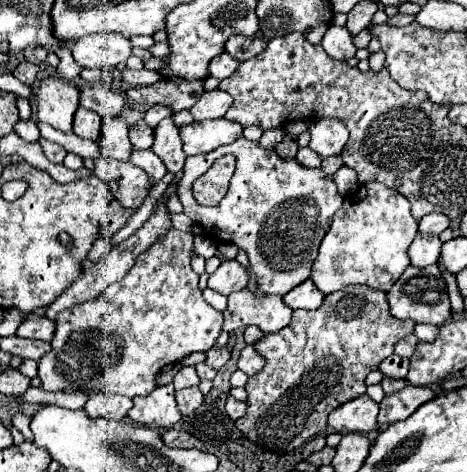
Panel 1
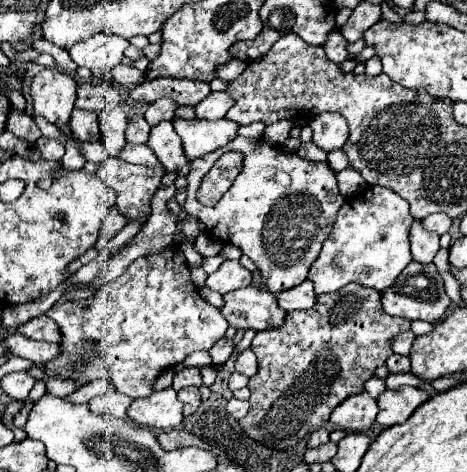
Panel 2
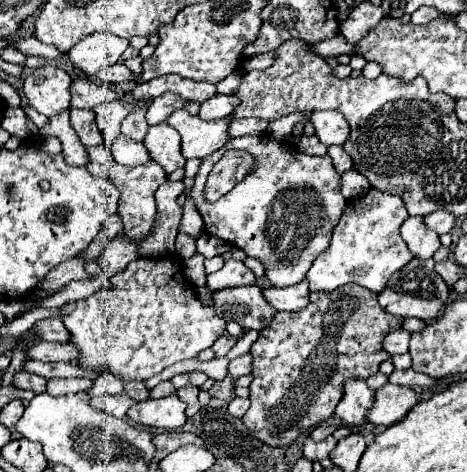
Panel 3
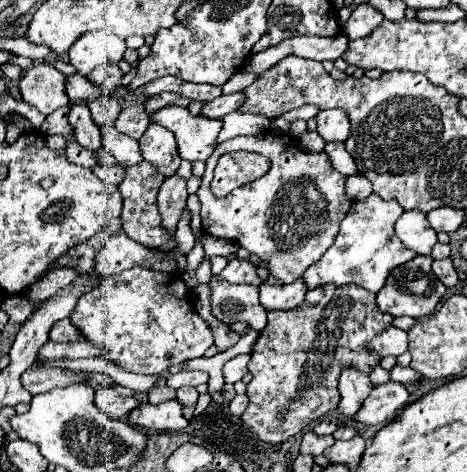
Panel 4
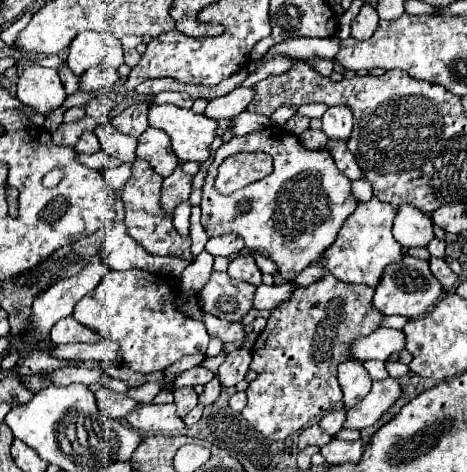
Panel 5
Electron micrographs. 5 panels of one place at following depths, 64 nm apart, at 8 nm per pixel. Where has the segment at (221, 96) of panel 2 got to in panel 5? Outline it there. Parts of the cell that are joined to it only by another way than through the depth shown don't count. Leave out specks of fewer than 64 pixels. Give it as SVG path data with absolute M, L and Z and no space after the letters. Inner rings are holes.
M240 86L236 90L232 90L226 96L220 96L216 100L210 100L208 108L206 108L206 116L214 118L214 120L222 120L222 118L232 118L240 112L244 112L248 108L248 104L254 98L254 88L246 88Z

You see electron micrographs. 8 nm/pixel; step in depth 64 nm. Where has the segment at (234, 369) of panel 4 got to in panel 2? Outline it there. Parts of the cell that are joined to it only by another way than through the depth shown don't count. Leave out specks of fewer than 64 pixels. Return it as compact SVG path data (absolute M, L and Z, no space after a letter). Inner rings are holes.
M244 350L238 358L236 358L236 364L234 364L236 372L244 374L244 376L254 376L258 372L258 362L256 362L256 356L252 350Z

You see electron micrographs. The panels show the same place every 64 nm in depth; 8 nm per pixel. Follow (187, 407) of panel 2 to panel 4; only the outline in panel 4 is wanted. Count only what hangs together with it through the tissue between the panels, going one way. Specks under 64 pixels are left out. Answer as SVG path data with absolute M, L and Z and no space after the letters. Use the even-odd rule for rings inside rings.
M182 386L182 388L178 388L176 390L176 400L184 406L184 416L190 420L192 418L192 412L194 412L194 406L196 406L196 402L198 402L198 392L196 392L196 388L192 388L192 386Z

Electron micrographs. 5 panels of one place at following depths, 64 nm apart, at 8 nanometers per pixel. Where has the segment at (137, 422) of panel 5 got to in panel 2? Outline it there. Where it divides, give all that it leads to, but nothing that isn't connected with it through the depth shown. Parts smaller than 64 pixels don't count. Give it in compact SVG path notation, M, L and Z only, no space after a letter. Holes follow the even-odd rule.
M172 388L152 392L148 398L134 400L128 408L128 418L148 428L176 428L182 422L182 404Z

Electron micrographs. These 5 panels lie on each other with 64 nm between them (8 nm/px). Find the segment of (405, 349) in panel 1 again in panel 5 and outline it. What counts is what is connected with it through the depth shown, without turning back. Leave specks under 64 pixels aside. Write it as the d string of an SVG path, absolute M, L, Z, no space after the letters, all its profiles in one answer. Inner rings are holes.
M378 328L376 332L364 336L362 340L354 340L350 348L350 356L356 360L388 360L394 352L404 350L404 332Z

